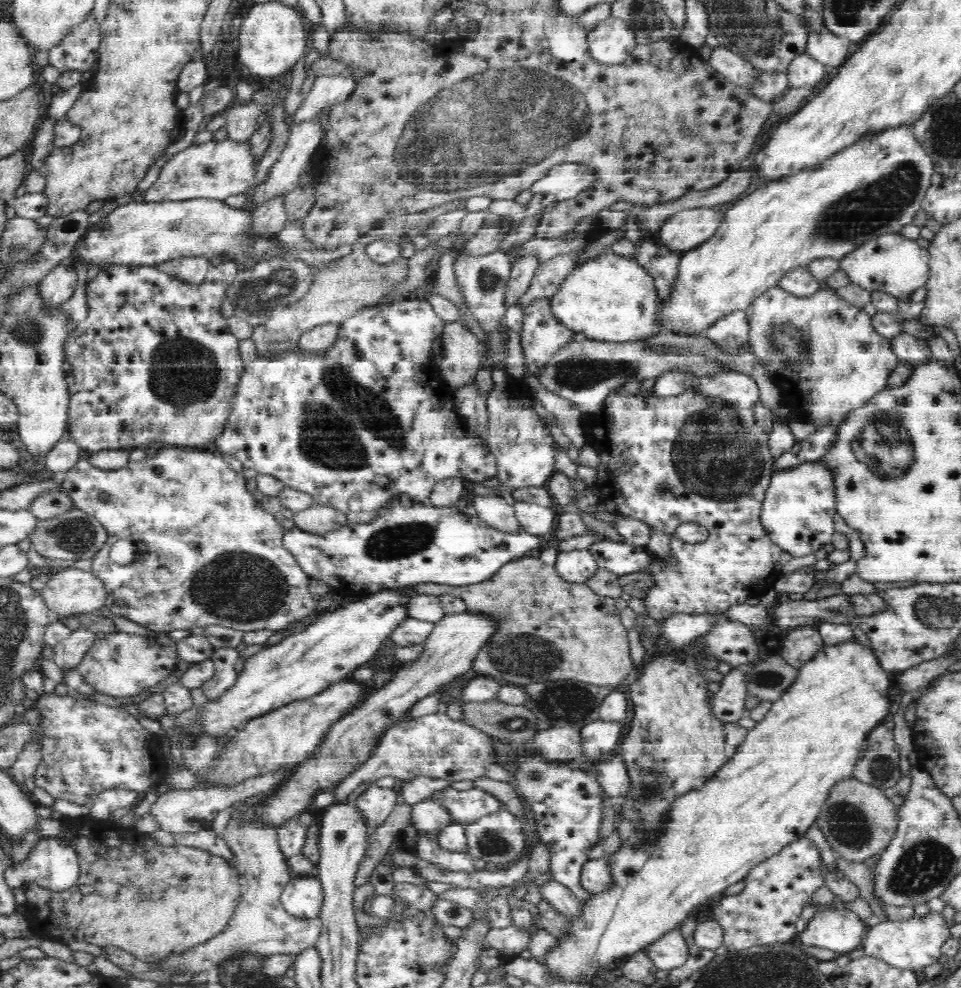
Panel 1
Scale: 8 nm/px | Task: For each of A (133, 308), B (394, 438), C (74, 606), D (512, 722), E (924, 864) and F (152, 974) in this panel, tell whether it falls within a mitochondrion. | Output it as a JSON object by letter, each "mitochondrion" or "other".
{"A":"other","B":"mitochondrion","C":"other","D":"mitochondrion","E":"mitochondrion","F":"other"}

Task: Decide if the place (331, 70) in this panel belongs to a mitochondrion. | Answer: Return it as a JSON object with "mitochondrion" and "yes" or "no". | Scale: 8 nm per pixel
{"mitochondrion":"no"}

